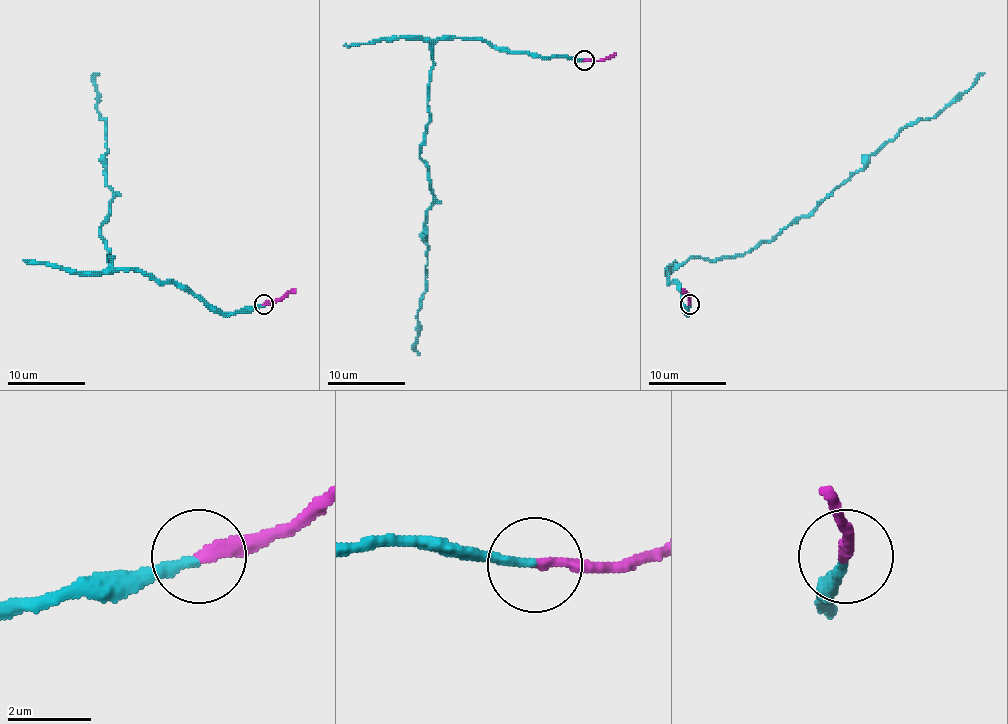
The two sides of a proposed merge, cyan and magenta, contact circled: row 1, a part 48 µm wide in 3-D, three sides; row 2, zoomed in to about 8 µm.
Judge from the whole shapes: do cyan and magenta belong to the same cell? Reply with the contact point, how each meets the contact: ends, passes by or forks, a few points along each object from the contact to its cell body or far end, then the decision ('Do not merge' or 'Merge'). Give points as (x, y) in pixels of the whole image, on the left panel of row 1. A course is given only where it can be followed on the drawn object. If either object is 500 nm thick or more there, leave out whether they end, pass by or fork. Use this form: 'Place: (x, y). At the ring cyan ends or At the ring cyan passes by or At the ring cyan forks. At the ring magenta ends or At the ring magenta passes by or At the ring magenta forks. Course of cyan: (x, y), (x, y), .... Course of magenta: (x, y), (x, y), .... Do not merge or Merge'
Place: (264, 304). At the ring cyan ends. At the ring magenta ends. Course of cyan: (264, 304), (214, 312), (159, 279), (112, 267), (99, 229), (112, 192), (99, 73). Course of magenta: (264, 304), (282, 301), (295, 289). Merge

